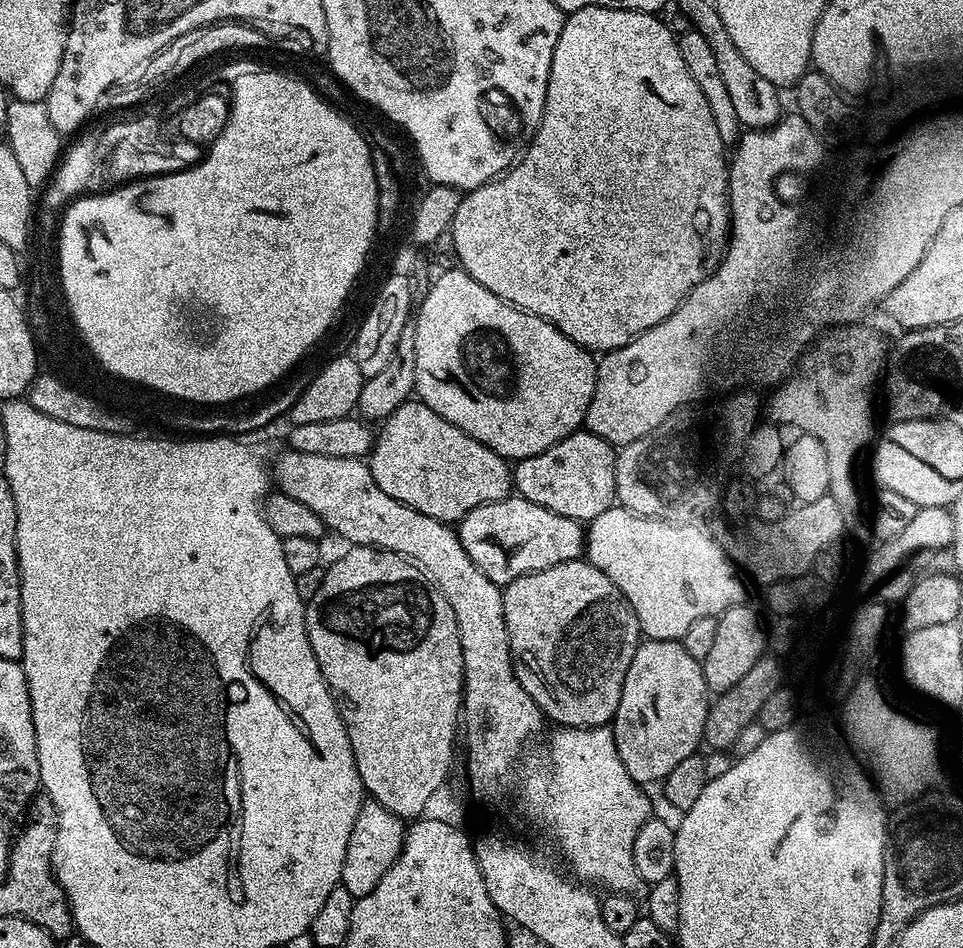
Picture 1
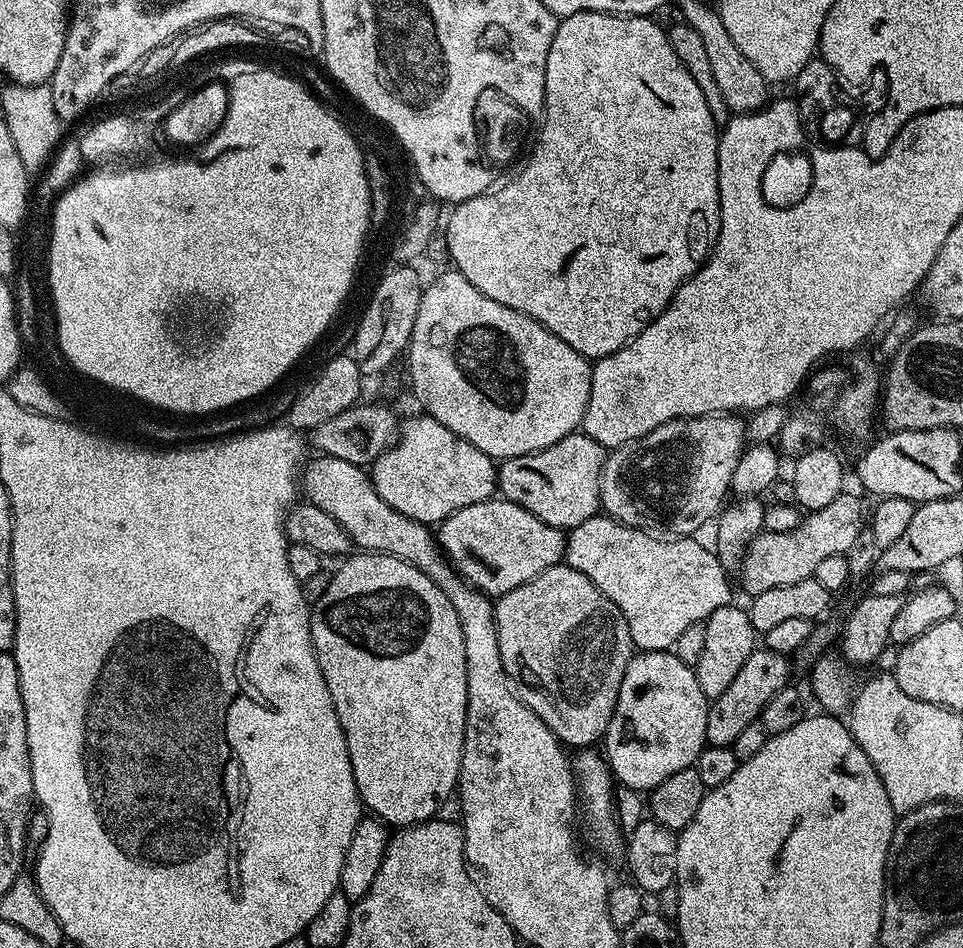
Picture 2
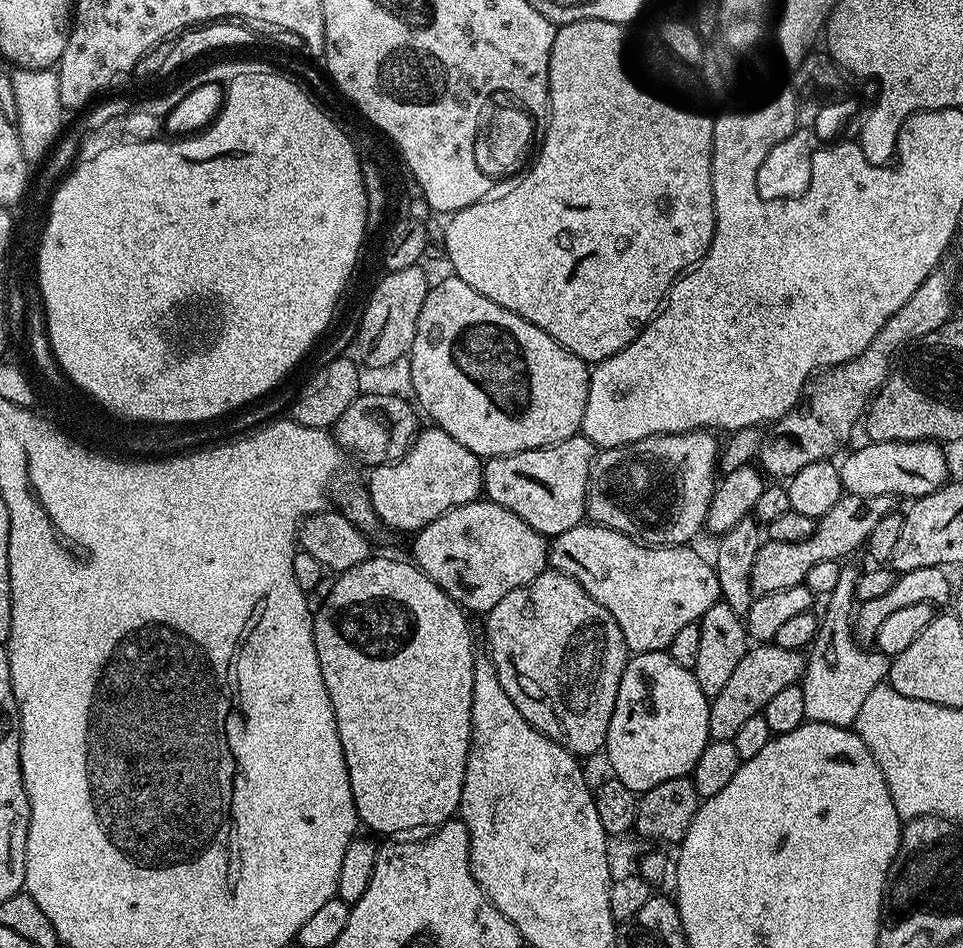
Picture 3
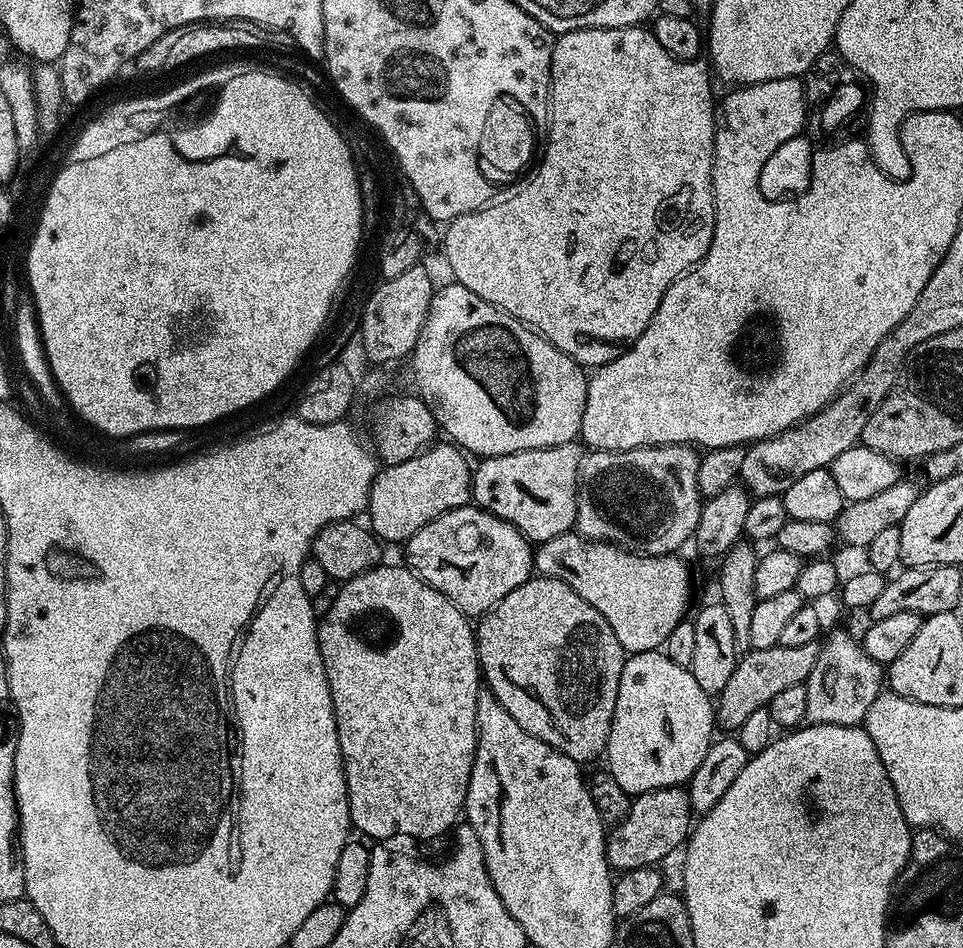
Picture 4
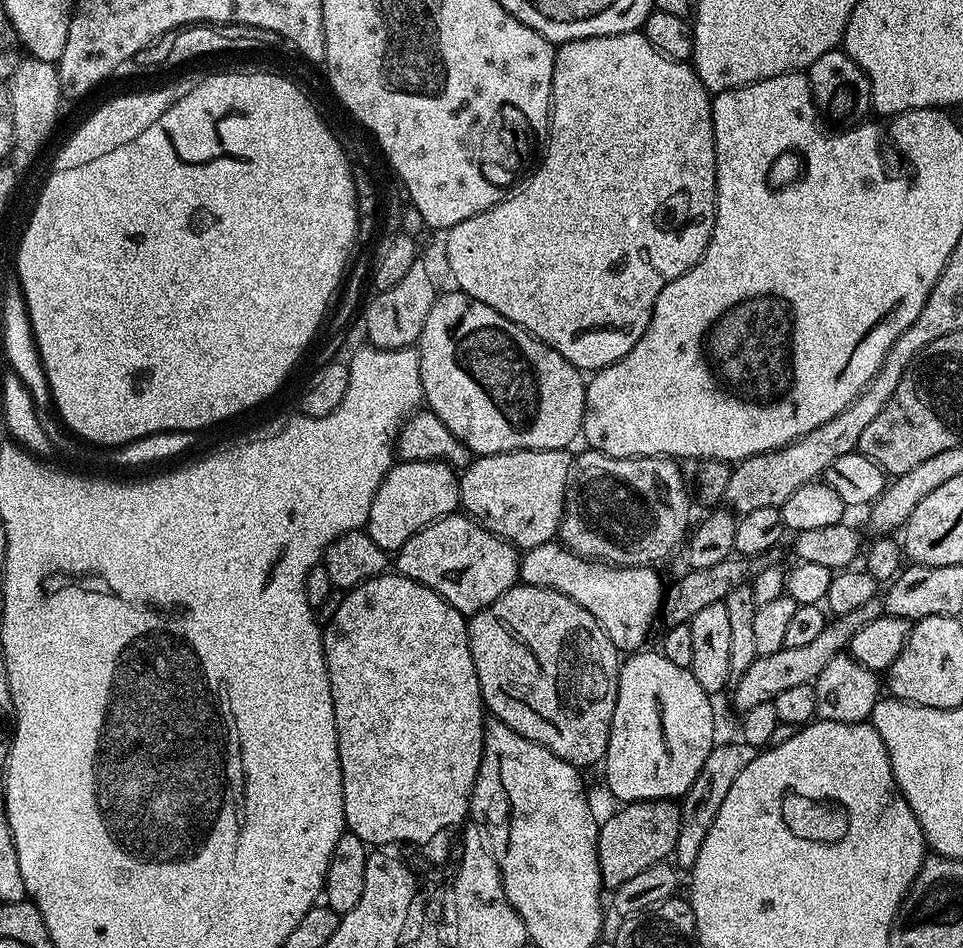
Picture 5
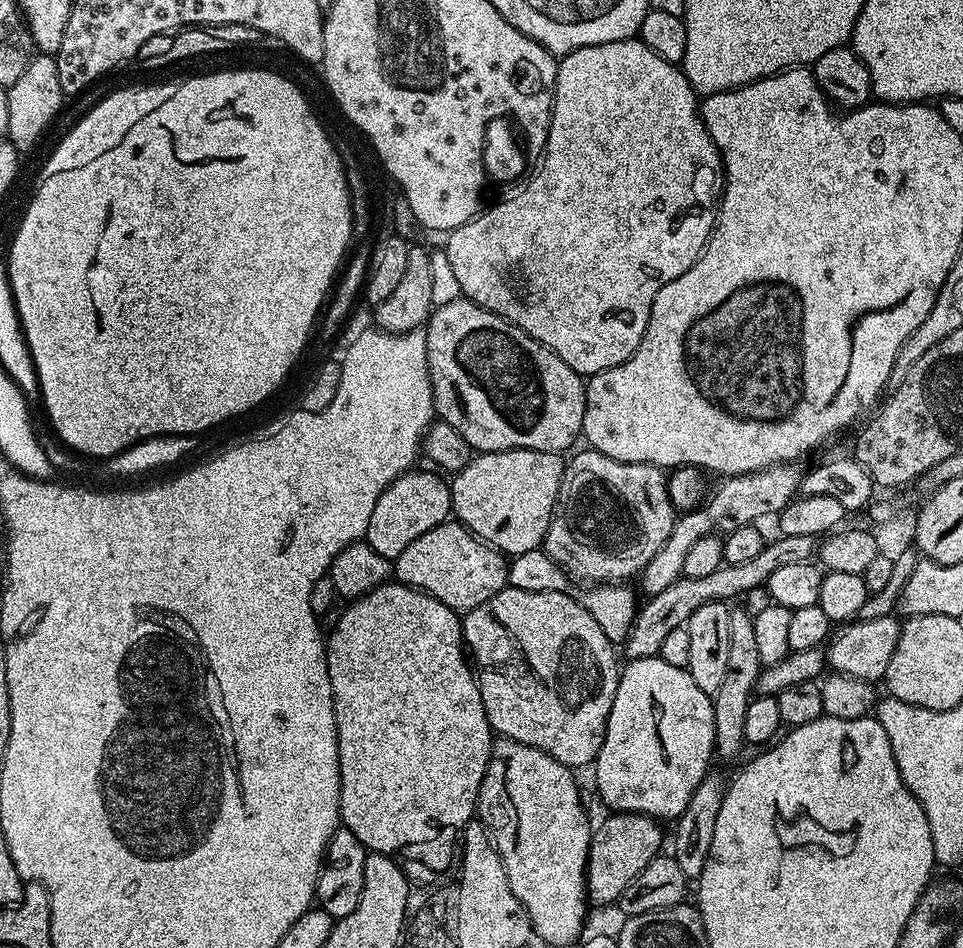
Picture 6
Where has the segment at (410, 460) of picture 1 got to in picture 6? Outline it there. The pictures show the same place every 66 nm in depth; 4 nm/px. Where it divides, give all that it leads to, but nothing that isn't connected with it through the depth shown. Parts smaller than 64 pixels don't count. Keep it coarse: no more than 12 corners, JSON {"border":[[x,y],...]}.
{"border":[[403,472],[374,502],[364,540],[394,562],[452,516],[443,475]]}

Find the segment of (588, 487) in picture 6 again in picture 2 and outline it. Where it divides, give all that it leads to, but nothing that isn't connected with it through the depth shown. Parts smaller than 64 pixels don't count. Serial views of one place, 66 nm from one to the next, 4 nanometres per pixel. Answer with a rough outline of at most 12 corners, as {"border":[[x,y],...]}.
{"border":[[736,414],[690,416],[607,453],[601,509],[691,537],[745,447]]}

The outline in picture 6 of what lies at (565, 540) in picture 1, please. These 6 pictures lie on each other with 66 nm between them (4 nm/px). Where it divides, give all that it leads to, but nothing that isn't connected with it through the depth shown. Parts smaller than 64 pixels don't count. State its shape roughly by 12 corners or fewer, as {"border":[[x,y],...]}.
{"border":[[445,522],[398,554],[399,583],[457,614],[508,587],[504,553]]}

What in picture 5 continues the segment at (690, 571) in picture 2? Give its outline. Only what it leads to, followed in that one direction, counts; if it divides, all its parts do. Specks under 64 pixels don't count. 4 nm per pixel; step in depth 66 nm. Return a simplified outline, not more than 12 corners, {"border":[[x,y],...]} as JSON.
{"border":[[549,542],[521,555],[519,583],[566,594],[617,650],[657,623],[652,566],[588,560]]}

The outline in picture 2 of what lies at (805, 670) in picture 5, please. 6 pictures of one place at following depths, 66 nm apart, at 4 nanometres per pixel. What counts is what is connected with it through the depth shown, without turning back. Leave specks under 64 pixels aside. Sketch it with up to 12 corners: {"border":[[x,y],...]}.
{"border":[[763,646],[709,703],[705,743],[731,747],[787,687],[789,657]]}

